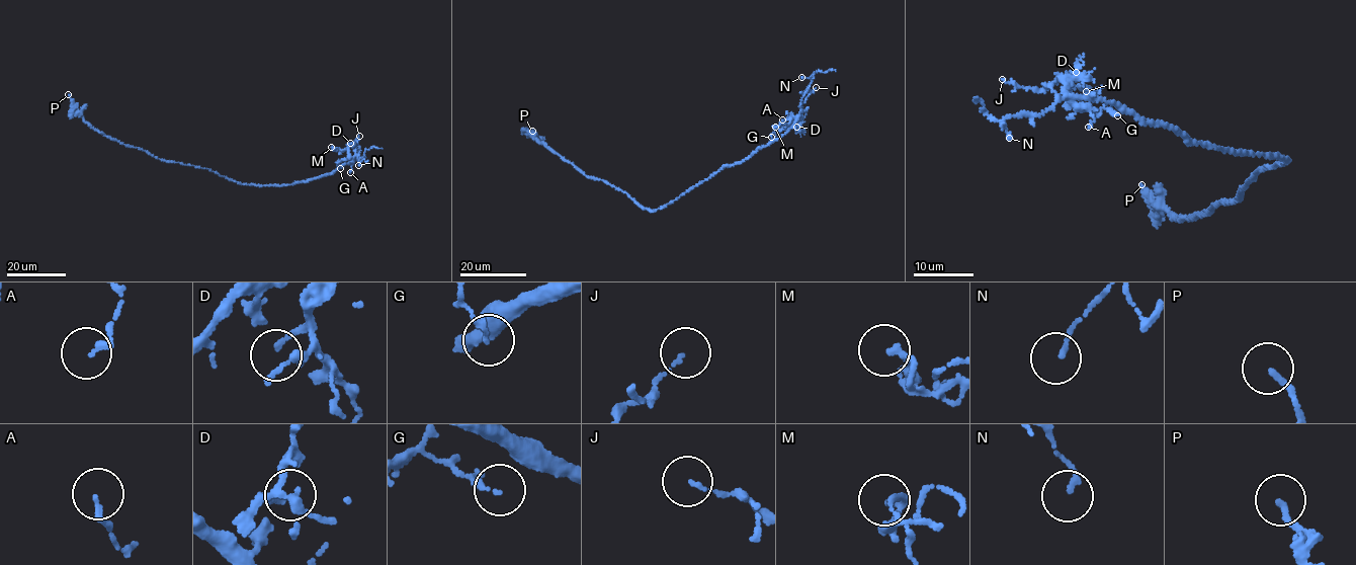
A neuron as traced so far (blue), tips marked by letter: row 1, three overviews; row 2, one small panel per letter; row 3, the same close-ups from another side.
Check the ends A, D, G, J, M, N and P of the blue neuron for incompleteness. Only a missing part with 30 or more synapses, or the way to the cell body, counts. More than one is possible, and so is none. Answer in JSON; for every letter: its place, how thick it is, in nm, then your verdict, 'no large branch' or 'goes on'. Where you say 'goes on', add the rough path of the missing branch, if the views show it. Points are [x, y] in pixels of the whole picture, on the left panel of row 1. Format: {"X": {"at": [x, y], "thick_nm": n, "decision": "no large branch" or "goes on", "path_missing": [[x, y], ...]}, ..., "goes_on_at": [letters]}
{"A": {"at": [350, 172], "thick_nm": 170, "decision": "no large branch"}, "D": {"at": [350, 143], "thick_nm": 140, "decision": "no large branch"}, "G": {"at": [340, 168], "thick_nm": 100, "decision": "no large branch"}, "J": {"at": [359, 136], "thick_nm": 90, "decision": "no large branch"}, "M": {"at": [331, 147], "thick_nm": 130, "decision": "no large branch"}, "N": {"at": [358, 165], "thick_nm": 130, "decision": "no large branch"}, "P": {"at": [68, 94], "thick_nm": 160, "decision": "no large branch"}, "goes_on_at": []}

